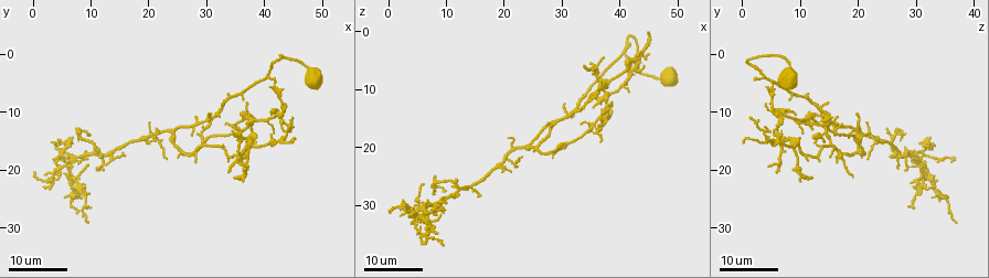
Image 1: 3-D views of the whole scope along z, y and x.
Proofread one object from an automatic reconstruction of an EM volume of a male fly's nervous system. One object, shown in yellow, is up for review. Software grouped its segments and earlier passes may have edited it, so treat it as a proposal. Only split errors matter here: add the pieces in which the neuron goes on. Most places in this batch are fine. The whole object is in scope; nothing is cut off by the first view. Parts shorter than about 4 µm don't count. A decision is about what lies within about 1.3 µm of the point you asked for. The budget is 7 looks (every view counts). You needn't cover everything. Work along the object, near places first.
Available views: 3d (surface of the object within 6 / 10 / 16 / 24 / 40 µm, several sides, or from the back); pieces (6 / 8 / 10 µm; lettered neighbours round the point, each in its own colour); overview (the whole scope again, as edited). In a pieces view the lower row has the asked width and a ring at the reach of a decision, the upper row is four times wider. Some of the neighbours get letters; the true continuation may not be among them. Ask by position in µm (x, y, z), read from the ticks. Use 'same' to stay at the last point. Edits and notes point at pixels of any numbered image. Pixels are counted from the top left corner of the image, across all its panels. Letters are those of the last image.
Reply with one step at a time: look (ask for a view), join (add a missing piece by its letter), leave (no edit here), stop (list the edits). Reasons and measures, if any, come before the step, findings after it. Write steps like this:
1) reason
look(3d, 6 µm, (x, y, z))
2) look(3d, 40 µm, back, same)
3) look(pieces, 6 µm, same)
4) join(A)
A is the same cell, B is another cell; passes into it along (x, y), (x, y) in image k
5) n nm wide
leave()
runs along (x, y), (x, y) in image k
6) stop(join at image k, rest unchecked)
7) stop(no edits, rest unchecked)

tapers out
look(3d, 16 µm, (7.0, 18.5, 36.5))

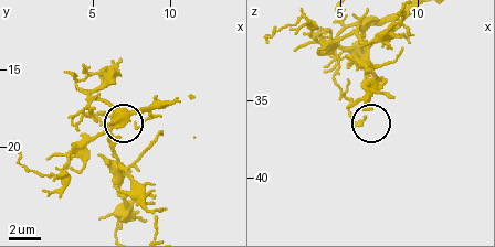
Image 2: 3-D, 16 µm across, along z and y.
look(pieces, 6 µm, same)

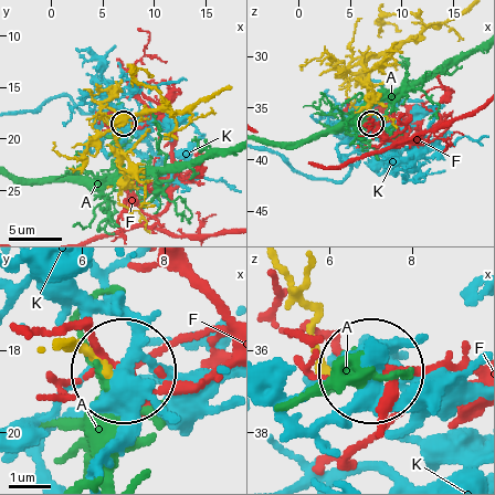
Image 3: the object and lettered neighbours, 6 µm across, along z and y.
leave()
A, F and K are other cells; runs along (58, 347), (111, 365) in image 3; no lettered piece goes on from it

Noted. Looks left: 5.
tapers out
look(3d, 24 µm, (33.5, 20.0, 6.0))

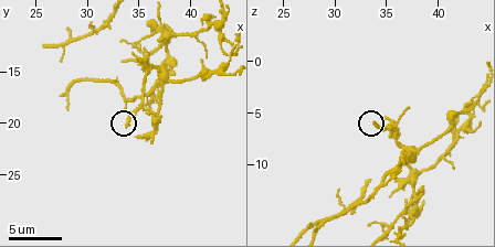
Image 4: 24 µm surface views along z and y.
look(pieces, 10 µm, (33.6, 20.4, 5.8))

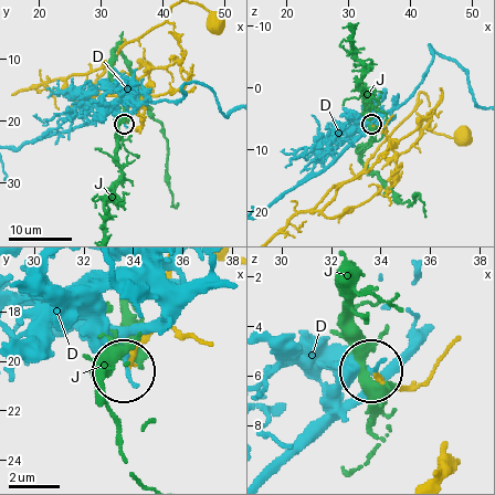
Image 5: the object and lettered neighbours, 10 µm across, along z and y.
leave()
D and J are other cells; no lettered piece goes on from it

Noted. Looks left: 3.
long arm stops here
look(3d, 16 µm, (49.0, 6.0, 8.0))

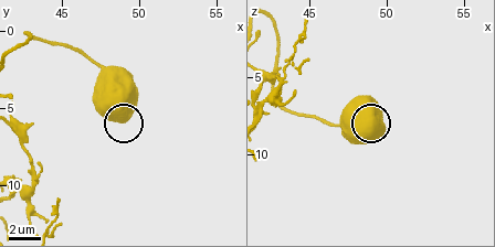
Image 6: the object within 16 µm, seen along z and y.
what lies round it
look(pieces, 8 µm, (49.0, 5.8, 7.8))

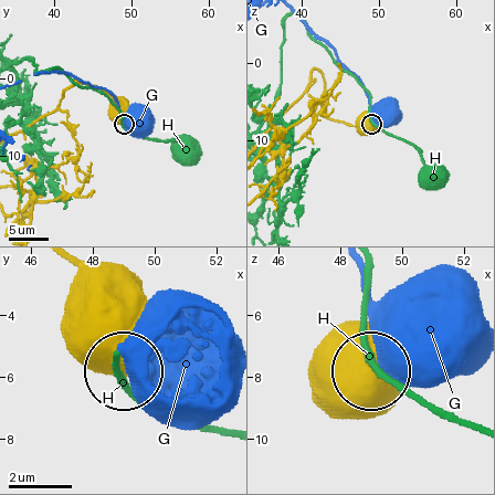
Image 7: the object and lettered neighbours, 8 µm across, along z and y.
leave()
G and H are other cells; no lettered piece goes on from it

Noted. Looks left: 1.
stop(no edits, rest unchecked)

